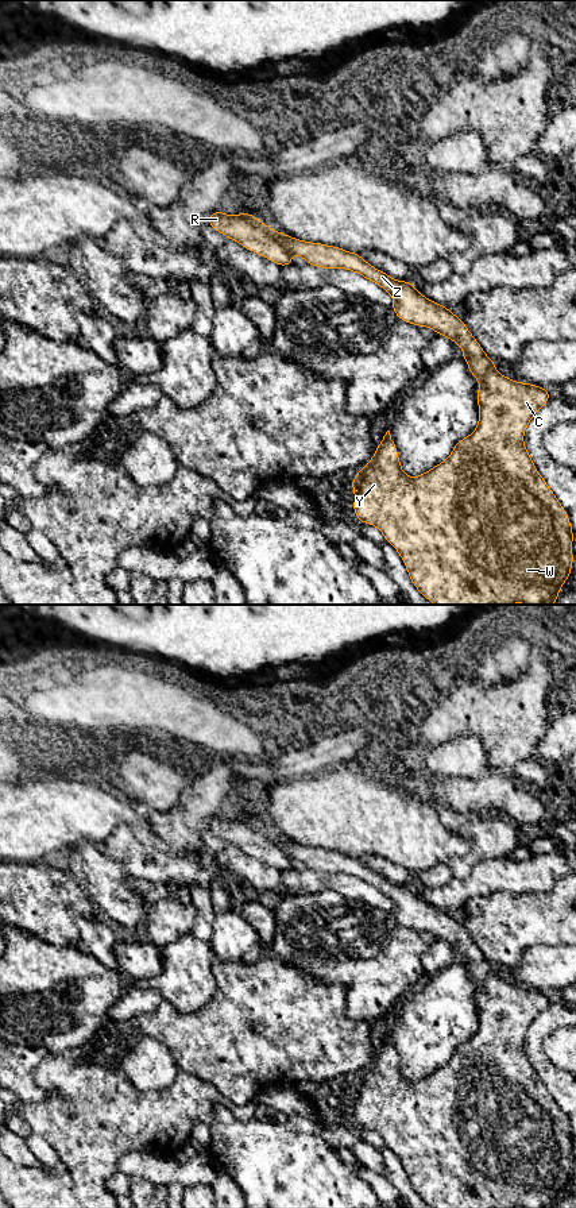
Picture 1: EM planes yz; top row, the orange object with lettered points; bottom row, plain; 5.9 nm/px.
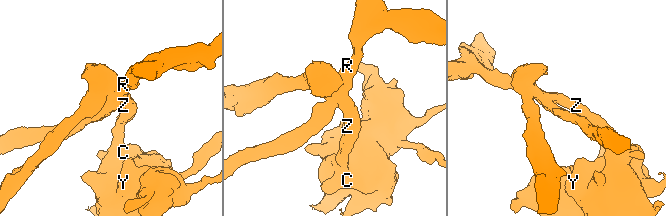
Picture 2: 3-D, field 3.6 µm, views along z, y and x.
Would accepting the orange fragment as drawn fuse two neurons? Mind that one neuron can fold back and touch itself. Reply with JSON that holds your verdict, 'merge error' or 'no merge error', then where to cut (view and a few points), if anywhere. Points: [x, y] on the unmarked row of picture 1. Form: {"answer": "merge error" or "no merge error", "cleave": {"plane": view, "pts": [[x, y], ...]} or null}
{"answer": "merge error", "cleave": {"plane": "yz", "pts": [[271, 834], [290, 857]]}}

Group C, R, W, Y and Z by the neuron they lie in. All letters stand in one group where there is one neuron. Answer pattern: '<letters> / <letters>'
C W Y Z / R

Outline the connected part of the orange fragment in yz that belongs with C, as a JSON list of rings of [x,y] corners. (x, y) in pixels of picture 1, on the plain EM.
[[[279,835],[274,838],[290,858],[302,861],[306,868],[320,873],[347,873],[387,895],[394,904],[391,914],[402,926],[429,931],[459,949],[469,977],[482,988],[476,997],[478,1033],[459,1045],[452,1058],[425,1078],[410,1082],[403,1077],[390,1035],[386,1037],[372,1064],[351,1085],[355,1097],[352,1112],[357,1124],[375,1130],[383,1138],[386,1146],[401,1159],[415,1193],[433,1208],[554,1208],[571,1180],[573,1135],[568,1118],[537,1076],[523,1049],[530,1024],[548,1008],[552,996],[500,980],[495,966],[486,960],[464,926],[447,911],[424,902],[413,887],[393,884],[384,876],[372,872],[360,858],[299,845]]]

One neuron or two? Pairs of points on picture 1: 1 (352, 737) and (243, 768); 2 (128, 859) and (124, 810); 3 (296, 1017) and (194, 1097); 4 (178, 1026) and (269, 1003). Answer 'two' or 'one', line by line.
1: one
2: two
3: two
4: one

